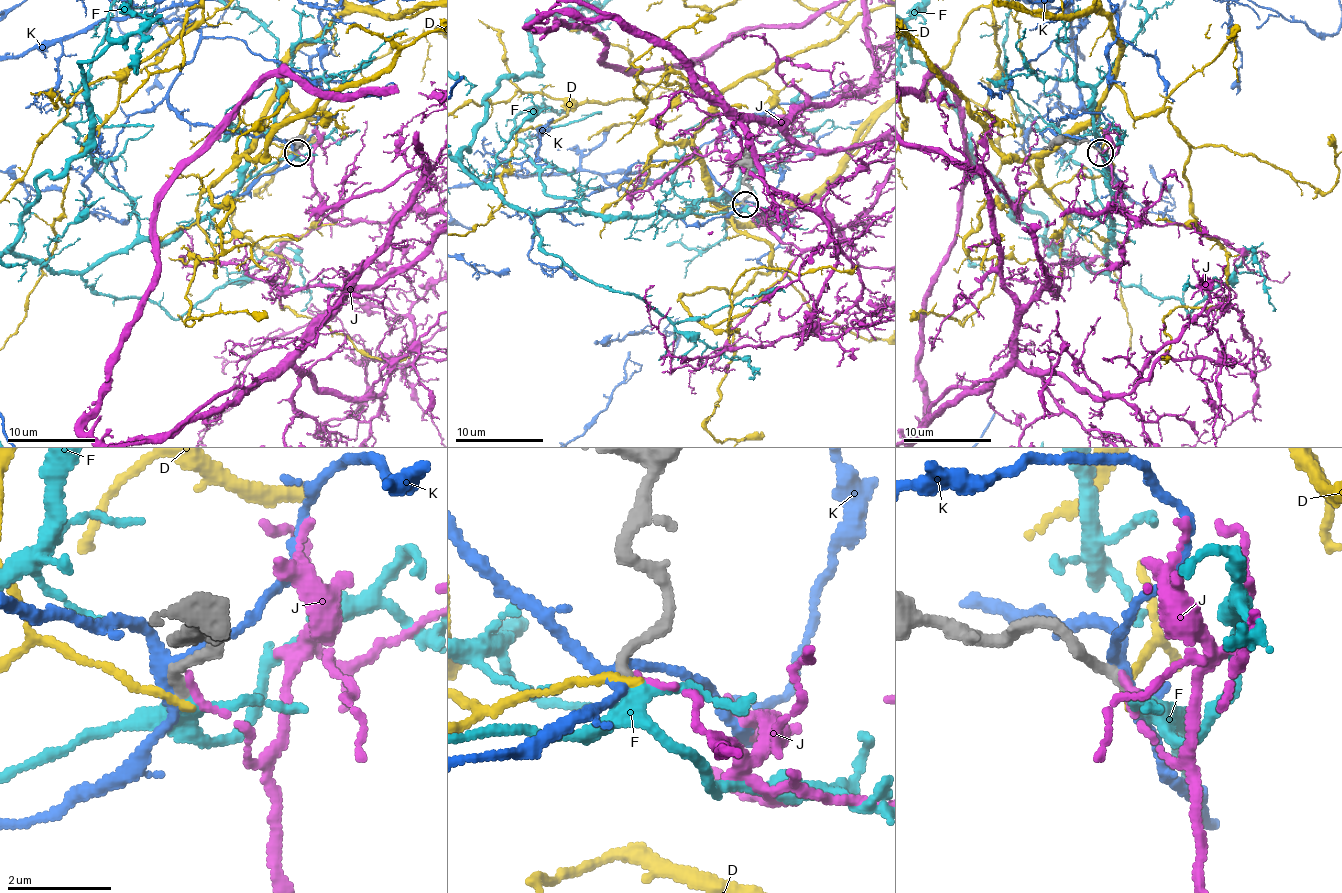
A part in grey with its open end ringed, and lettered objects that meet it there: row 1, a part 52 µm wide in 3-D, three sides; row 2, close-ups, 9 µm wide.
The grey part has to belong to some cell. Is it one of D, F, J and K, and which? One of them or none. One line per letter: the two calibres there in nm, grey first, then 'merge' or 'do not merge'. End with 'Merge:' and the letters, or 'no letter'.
D: 220 nm thick on the grey side, 160 nm on the other; do not merge
F: 220 nm thick on the grey side, 280 nm on the other; merge
J: 220 nm thick on the grey side, 180 nm on the other; do not merge
K: 240 nm thick on the grey side, 220 nm on the other; do not merge
Merge: F

